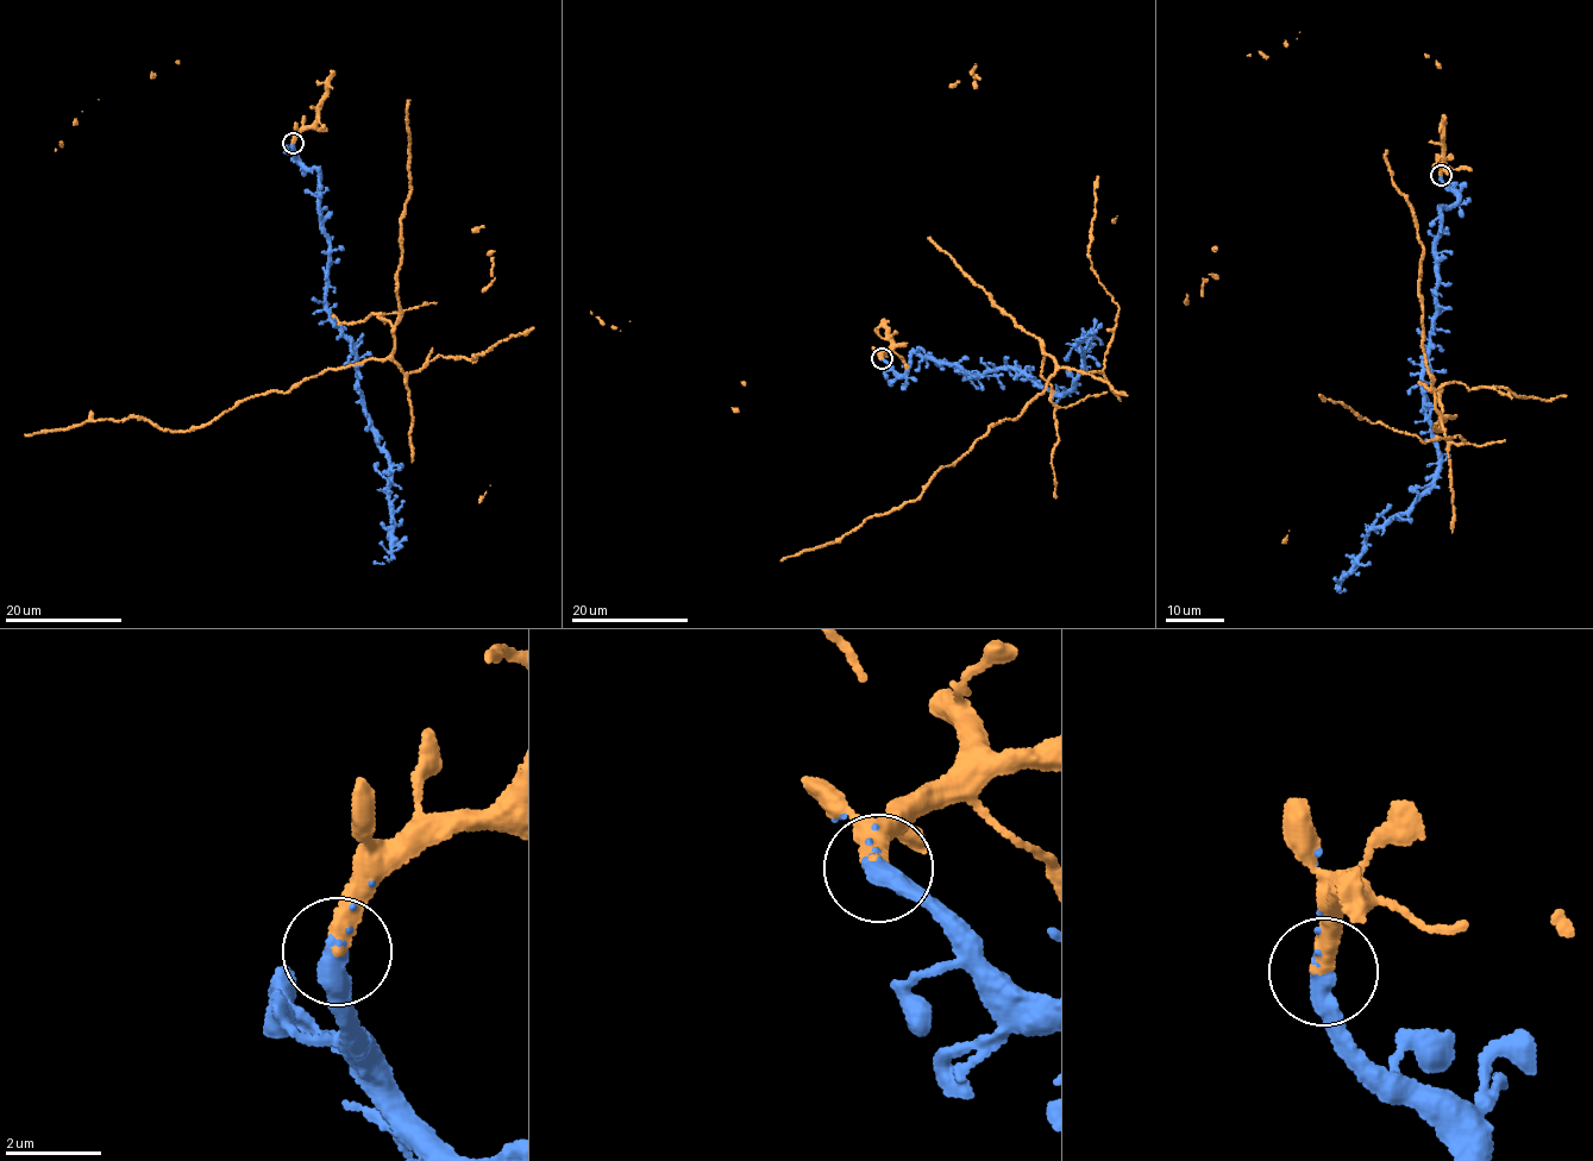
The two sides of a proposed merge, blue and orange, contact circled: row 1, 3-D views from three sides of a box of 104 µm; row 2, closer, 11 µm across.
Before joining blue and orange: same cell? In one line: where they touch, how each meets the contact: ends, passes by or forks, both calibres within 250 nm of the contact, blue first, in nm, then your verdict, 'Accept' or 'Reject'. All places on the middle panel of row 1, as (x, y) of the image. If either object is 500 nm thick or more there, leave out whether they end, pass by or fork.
Place: (882, 358). At the ring blue ends. At the ring orange ends. Thickness 440 nm (blue) against 400 nm. Accept

